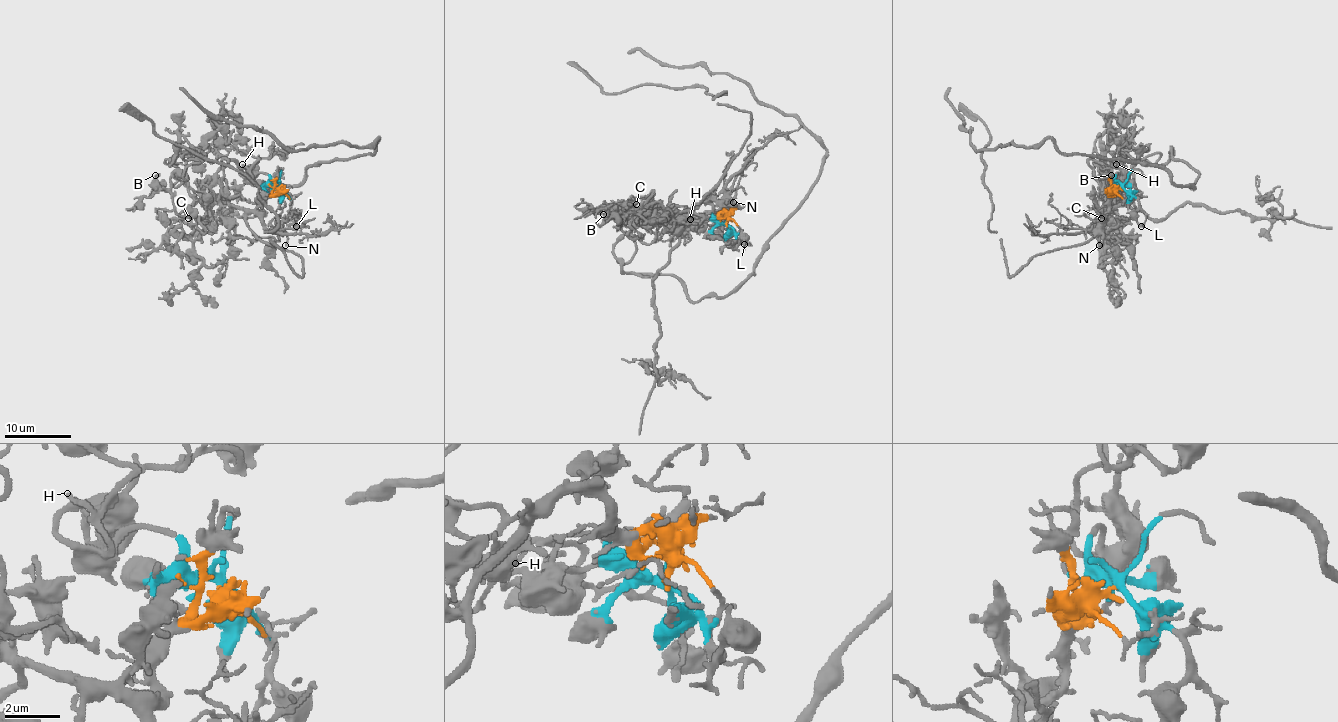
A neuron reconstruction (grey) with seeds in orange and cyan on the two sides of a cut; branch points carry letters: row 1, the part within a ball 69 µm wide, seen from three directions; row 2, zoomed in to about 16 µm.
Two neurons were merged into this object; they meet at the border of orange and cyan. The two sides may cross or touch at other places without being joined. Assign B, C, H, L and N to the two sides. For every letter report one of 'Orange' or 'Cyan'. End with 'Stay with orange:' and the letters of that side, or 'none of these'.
B: Cyan
C: Cyan
H: Cyan
L: Cyan
N: Orange
Stay with orange: N

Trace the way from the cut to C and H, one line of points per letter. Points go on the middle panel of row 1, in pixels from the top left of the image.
C: (727, 225), (700, 223), (702, 215), (652, 233), (642, 225), (645, 208), (632, 215), (618, 203), (637, 205)
H: (727, 225), (722, 225), (717, 218), (700, 223), (697, 220), (699, 215), (690, 220)

